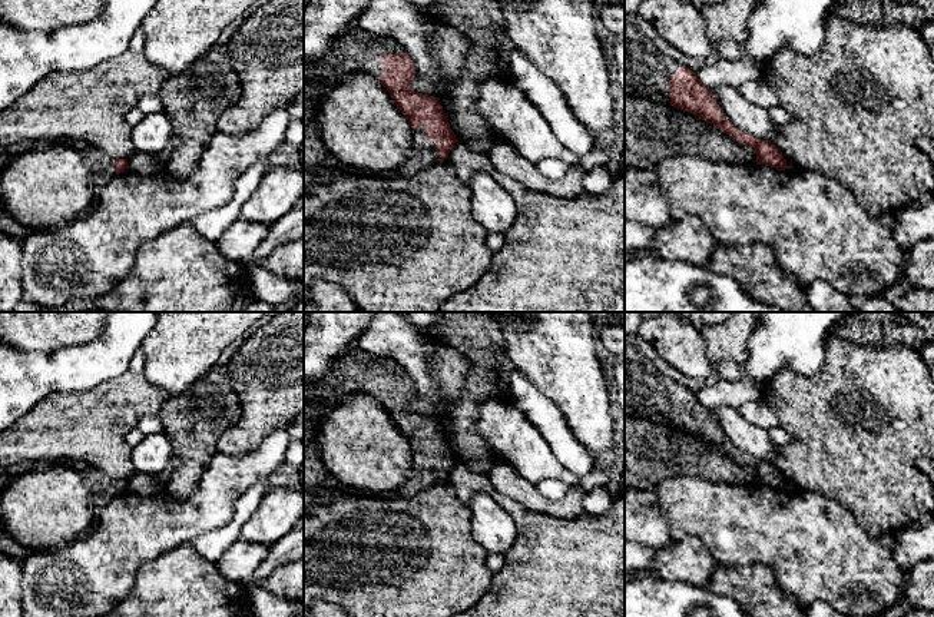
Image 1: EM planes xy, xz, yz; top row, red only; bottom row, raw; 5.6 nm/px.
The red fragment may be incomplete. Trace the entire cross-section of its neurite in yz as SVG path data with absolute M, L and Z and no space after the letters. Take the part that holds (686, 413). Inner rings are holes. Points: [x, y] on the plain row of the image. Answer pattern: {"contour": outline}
{"contour": "M625 342L625 415L646 418L699 437L733 461L756 471L756 485L785 491L786 480L769 461L756 460L733 447L709 408L689 388L662 375L649 358Z"}

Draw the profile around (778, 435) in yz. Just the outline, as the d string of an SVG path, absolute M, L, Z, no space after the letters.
M782 427L769 428L766 432L769 439L779 447L788 445L792 441L791 435Z

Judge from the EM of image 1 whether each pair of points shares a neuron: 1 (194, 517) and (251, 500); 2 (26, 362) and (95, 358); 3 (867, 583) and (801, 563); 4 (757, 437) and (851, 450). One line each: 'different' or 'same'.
1: different
2: same
3: same
4: different

